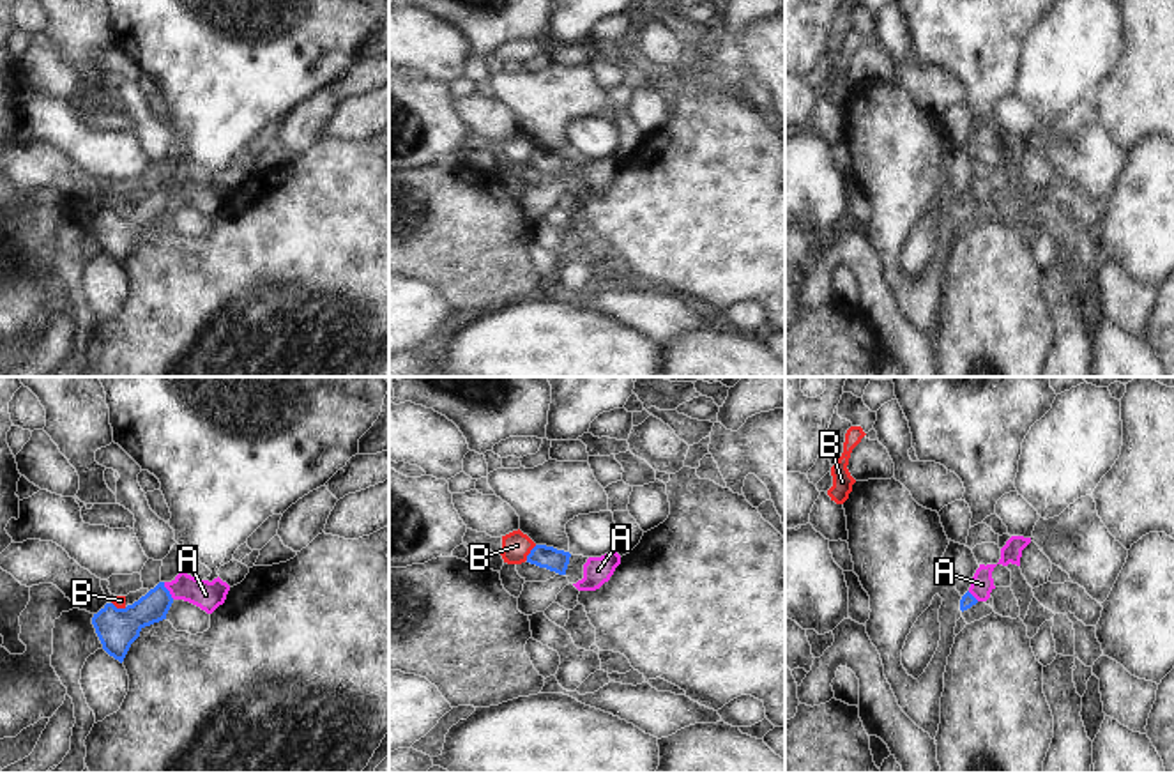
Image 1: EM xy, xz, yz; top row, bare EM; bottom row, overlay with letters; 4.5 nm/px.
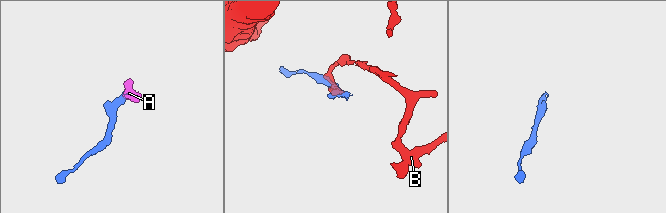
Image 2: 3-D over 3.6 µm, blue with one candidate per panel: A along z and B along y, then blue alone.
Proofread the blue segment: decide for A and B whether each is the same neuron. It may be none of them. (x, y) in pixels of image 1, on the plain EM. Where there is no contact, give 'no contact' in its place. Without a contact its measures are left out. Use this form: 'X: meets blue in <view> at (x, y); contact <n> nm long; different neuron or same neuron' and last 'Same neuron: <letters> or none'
A: meets blue in xy at (168, 195); contact 90 nm long; same neuron
B: meets blue in xz at (531, 156); contact 90 nm long; different neuron
Same neuron: A

